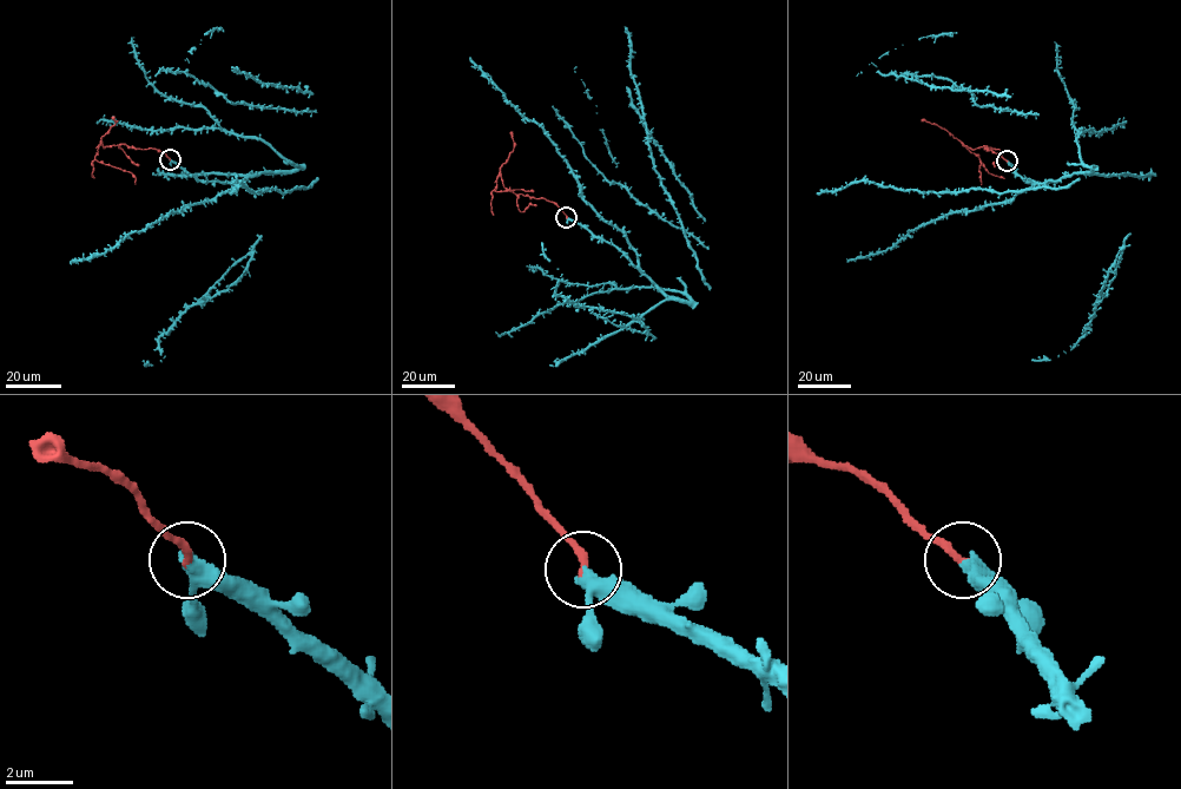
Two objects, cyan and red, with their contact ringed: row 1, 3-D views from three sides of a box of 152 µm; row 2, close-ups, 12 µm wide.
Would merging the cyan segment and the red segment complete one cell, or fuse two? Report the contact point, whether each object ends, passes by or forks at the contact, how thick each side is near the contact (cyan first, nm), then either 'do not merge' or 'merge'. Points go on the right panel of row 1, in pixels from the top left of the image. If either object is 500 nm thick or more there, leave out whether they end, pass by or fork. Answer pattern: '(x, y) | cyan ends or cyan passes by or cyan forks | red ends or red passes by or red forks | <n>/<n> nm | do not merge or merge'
(1007, 160) | cyan passes by | red ends | 360/260 nm | do not merge

